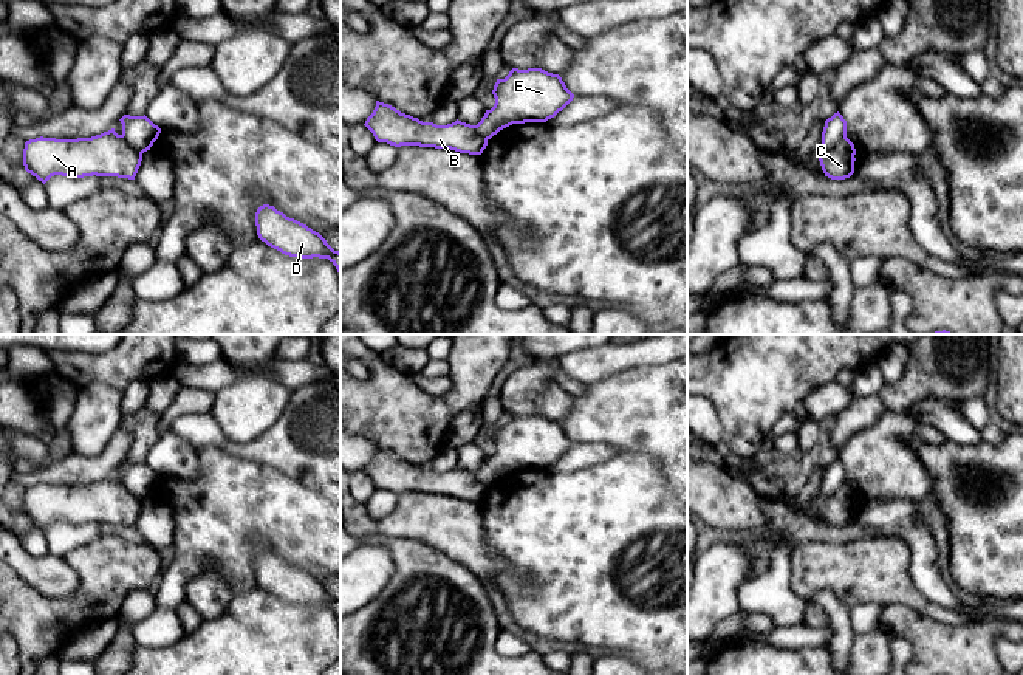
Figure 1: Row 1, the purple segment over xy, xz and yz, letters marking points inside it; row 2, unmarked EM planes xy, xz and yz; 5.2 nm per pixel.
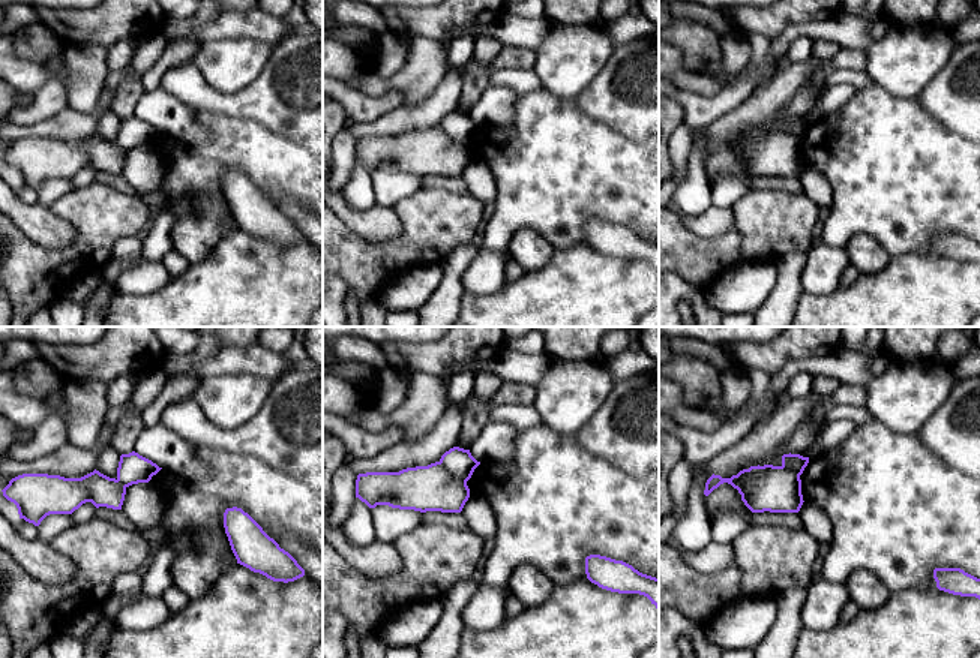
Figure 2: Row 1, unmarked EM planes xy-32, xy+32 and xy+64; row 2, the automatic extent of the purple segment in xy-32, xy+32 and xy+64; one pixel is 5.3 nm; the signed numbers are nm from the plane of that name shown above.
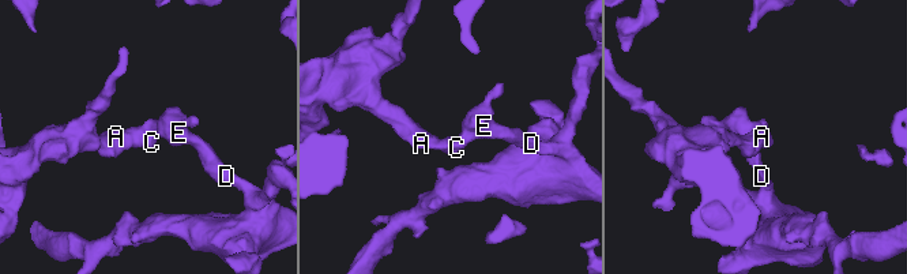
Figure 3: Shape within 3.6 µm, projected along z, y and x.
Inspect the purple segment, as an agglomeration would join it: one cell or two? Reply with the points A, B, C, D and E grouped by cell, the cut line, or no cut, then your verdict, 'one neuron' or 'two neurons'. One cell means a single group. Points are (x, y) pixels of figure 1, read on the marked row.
groups A B C / D E; cut yz (845, 135), (830, 147), (822, 149); two neurons

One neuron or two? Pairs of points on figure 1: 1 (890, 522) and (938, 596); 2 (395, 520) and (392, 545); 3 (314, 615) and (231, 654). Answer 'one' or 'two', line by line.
1: one
2: two
3: one

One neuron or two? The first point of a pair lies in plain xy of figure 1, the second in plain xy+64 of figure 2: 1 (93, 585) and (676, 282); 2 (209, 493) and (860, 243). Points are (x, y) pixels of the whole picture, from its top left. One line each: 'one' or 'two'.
1: two
2: two

